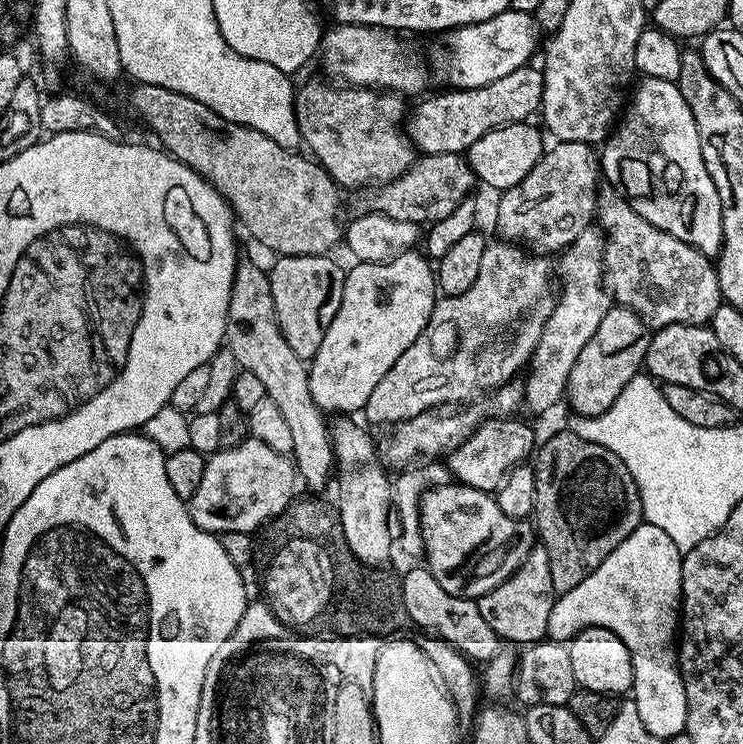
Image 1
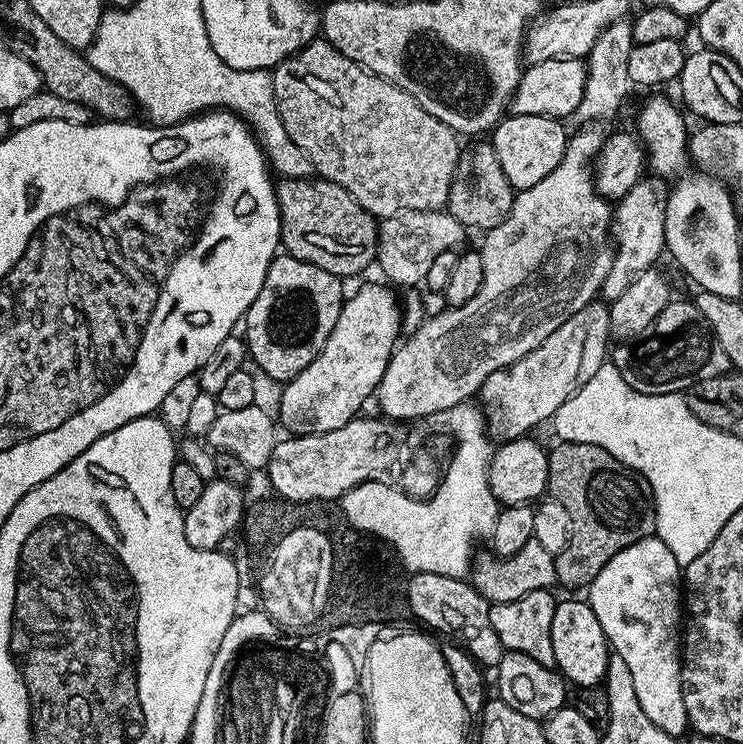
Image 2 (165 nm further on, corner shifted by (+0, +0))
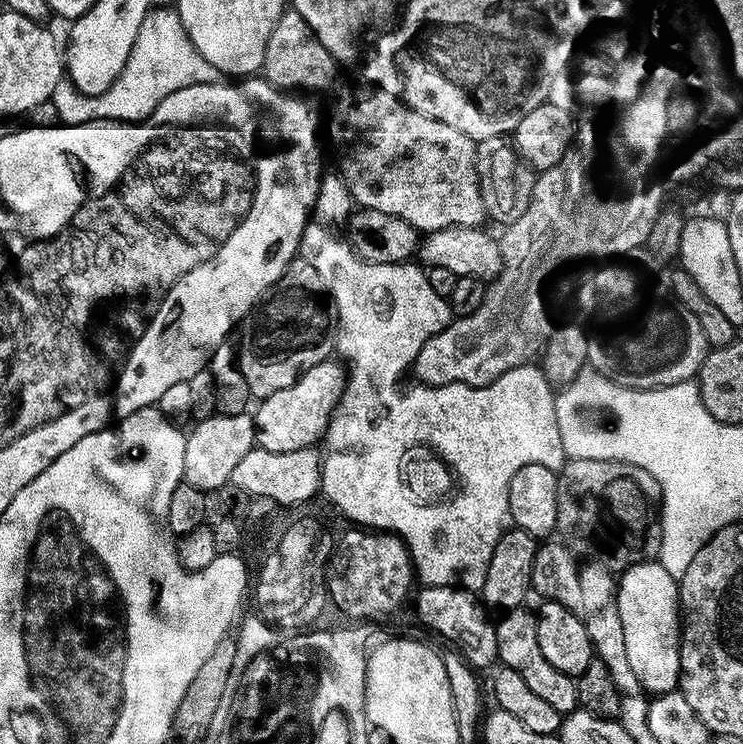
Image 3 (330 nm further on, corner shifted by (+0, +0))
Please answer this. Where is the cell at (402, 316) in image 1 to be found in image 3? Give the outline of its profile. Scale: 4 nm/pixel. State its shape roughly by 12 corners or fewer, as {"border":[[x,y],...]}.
{"border":[[303,372],[254,408],[256,444],[271,452],[325,439],[345,375]]}

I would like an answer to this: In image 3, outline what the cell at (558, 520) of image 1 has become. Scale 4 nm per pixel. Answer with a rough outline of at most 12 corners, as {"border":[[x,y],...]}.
{"border":[[568,460],[559,539],[613,570],[656,560],[660,487],[642,466]]}

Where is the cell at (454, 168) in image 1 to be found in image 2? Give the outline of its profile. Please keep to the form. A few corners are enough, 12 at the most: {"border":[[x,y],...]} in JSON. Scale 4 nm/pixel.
{"border":[[490,142],[461,151],[446,211],[465,229],[510,214],[514,189]]}

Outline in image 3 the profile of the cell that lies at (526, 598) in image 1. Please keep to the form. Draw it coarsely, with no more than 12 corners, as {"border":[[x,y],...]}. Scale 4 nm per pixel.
{"border":[[536,612],[495,621],[496,655],[562,714],[580,703],[575,679],[538,646]]}

